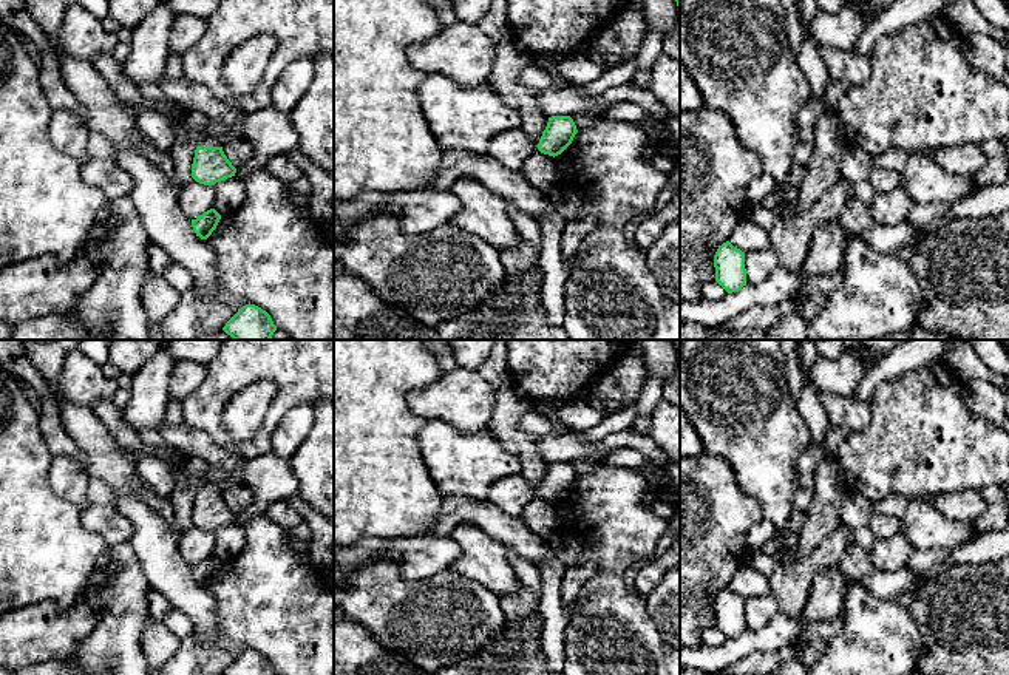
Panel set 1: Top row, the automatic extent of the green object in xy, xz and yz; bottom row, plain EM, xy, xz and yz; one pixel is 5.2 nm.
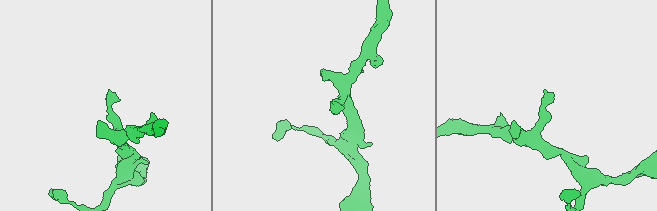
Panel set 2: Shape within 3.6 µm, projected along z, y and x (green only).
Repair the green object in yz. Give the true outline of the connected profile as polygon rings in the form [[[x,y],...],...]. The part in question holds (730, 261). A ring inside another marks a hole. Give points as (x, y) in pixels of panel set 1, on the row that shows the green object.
[[[729,241],[719,246],[714,255],[715,281],[728,292],[739,292],[746,286],[745,252]]]

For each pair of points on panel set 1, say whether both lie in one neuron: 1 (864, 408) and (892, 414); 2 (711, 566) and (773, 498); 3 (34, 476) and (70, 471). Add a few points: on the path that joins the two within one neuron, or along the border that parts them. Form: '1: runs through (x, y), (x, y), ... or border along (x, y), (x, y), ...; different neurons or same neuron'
1: border along (870, 399), (872, 419), (859, 430), (850, 433); different neurons
2: border along (737, 484), (760, 505), (764, 518); different neurons
3: border along (51, 457), (50, 485), (71, 504); different neurons

